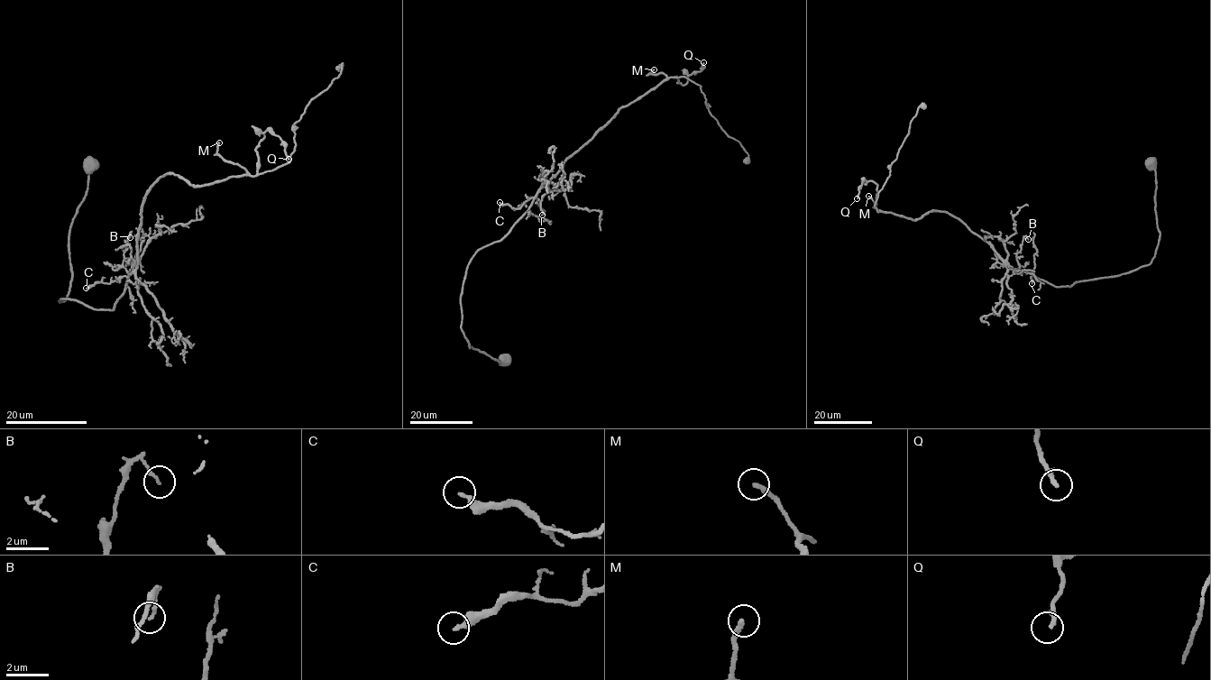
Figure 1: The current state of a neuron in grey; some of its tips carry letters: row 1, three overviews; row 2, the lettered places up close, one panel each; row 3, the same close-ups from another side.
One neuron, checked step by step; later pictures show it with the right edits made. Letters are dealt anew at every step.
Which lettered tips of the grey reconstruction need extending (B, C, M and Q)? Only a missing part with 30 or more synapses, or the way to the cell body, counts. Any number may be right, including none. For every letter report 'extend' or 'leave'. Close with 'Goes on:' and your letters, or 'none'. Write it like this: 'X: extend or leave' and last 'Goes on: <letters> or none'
B: leave
C: leave
M: extend
Q: leave
Goes on: M

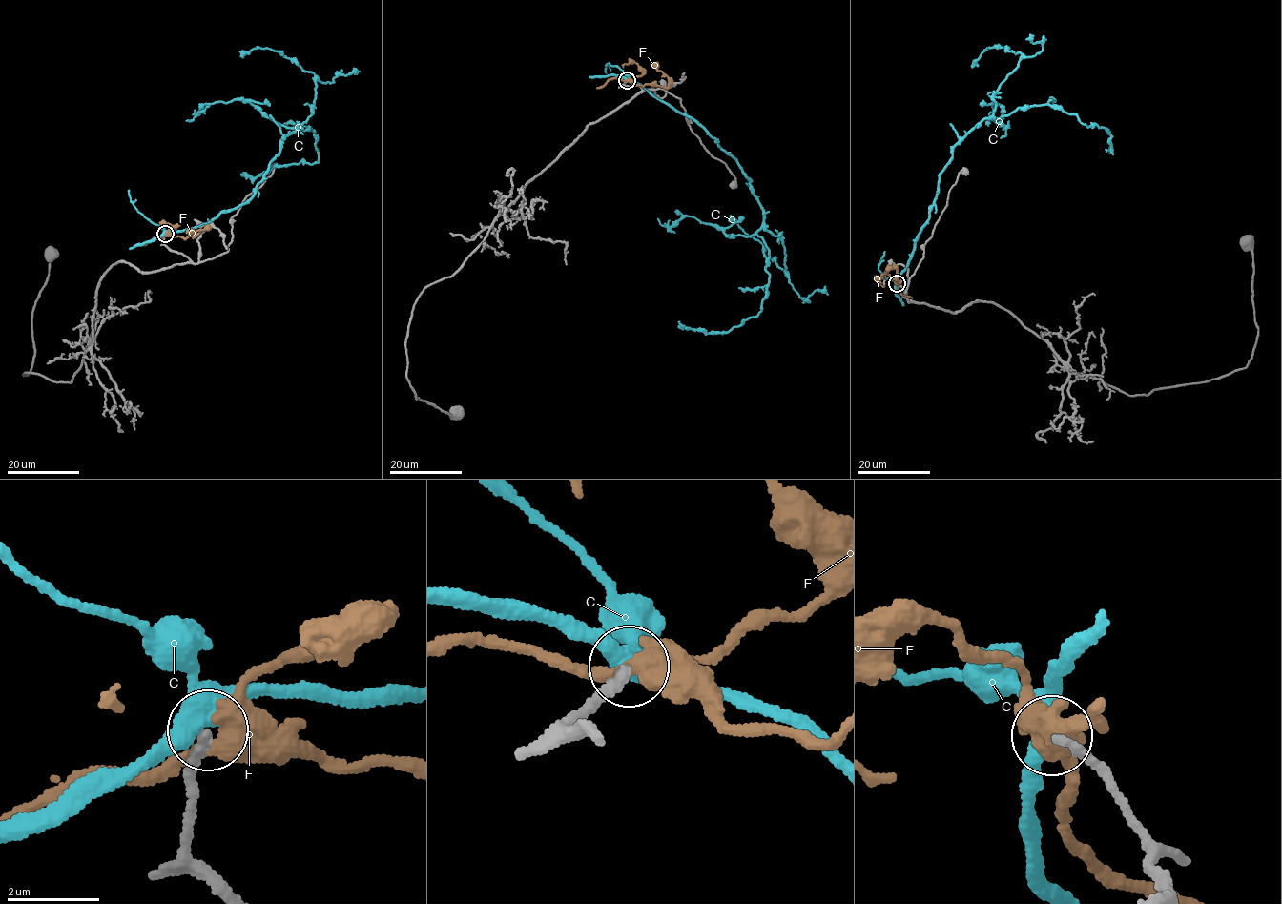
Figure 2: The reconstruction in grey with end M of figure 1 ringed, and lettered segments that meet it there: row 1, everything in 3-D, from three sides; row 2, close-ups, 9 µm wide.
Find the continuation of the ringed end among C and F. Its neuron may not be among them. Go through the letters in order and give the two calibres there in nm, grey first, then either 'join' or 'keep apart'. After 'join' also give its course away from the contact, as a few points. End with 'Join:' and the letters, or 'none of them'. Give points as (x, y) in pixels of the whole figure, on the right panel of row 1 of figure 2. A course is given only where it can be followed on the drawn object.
C: 200/400 nm | keep apart
F: 240/320 nm | keep apart
Join: none of them

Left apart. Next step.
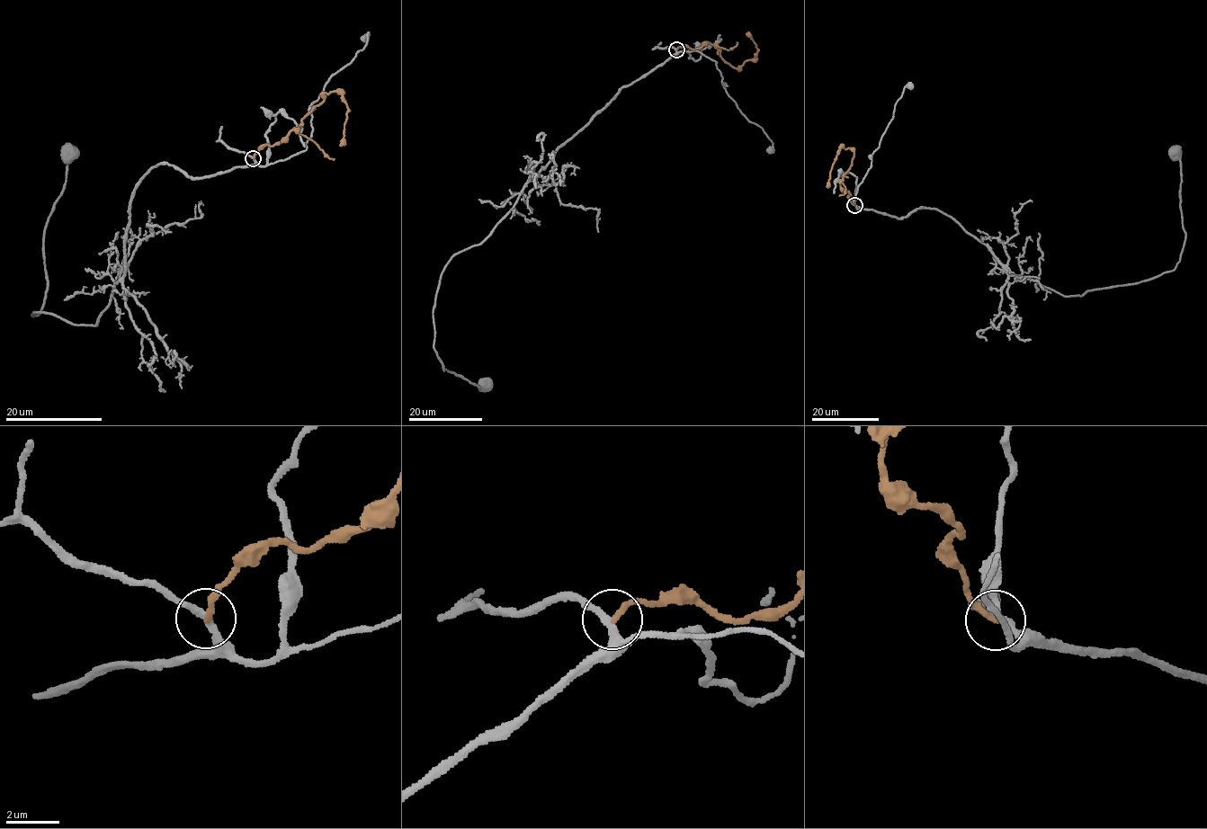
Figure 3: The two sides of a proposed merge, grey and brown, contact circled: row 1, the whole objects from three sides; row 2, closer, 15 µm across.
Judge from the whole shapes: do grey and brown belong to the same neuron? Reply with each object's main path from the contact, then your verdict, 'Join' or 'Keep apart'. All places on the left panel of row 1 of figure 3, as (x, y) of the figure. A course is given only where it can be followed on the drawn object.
Course of grey: (254, 158), (192, 179), (150, 168), (129, 209), (126, 271), (97, 324), (71, 325), (31, 314), (67, 151). Course of brown: (254, 158), (265, 145), (279, 145), (326, 93), (337, 91), (346, 104), (341, 145). Keep apart

